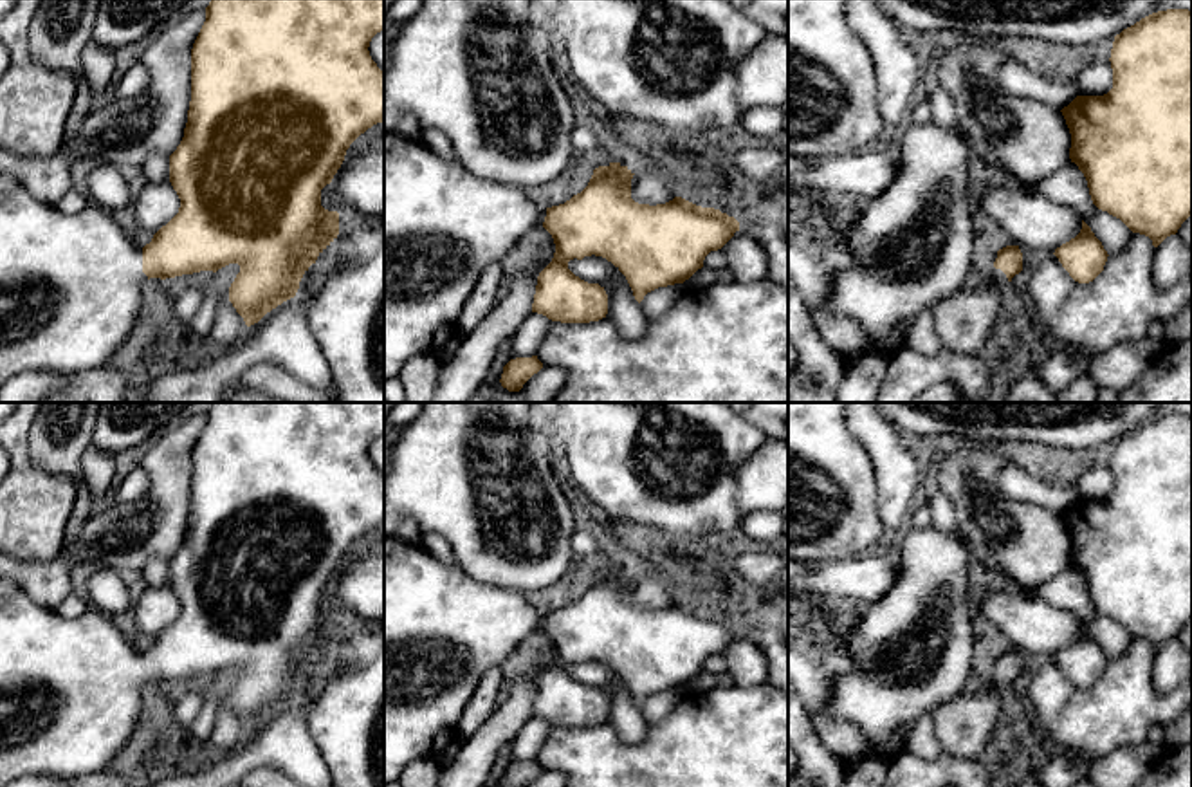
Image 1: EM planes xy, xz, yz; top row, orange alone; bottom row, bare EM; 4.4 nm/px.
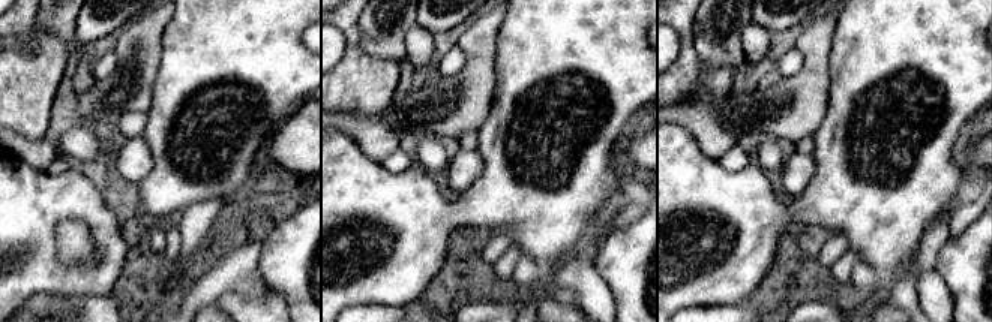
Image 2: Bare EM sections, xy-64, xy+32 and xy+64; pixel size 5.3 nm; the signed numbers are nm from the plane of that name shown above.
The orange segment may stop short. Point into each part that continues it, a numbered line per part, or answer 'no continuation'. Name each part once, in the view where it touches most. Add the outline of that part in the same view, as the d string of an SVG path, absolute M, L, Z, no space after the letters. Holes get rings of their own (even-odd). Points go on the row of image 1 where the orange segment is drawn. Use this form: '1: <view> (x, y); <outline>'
1: xy (71, 286); M0 173L0 388L22 372L70 375L106 365L132 332L146 280L142 249L124 236L108 209L88 202L79 213L67 215Z

